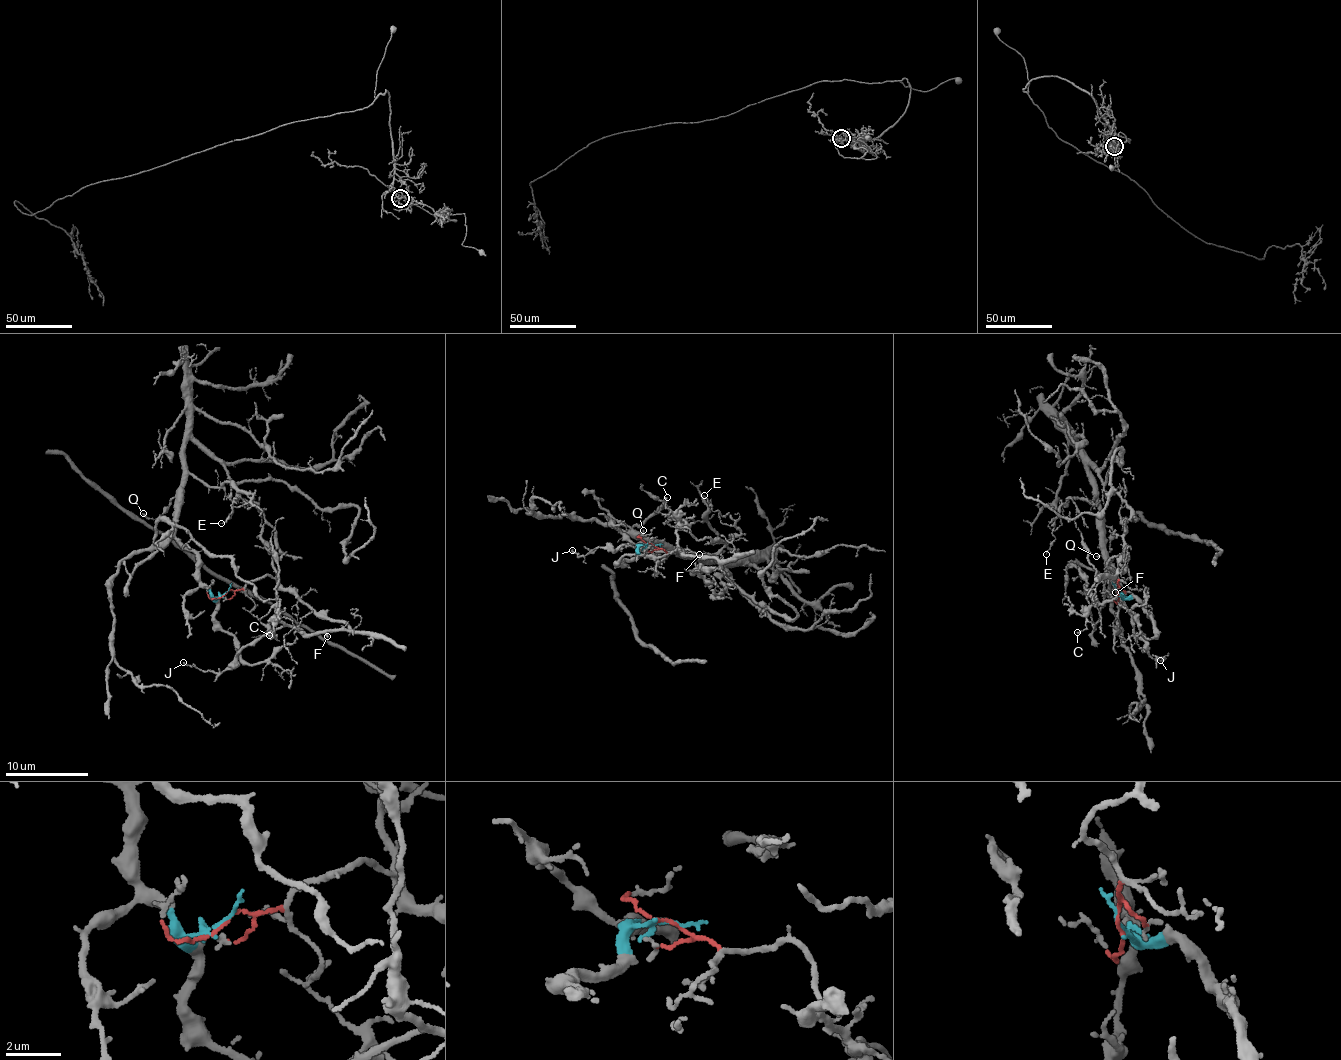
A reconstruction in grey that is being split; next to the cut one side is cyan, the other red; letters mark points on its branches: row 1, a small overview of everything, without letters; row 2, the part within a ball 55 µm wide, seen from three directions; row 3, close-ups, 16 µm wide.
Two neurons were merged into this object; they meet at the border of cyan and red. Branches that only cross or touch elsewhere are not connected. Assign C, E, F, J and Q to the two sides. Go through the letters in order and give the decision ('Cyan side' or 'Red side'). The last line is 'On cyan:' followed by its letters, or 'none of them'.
C: Red side
E: Cyan side
F: Red side
J: Red side
Q: Cyan side
On cyan: E, Q

